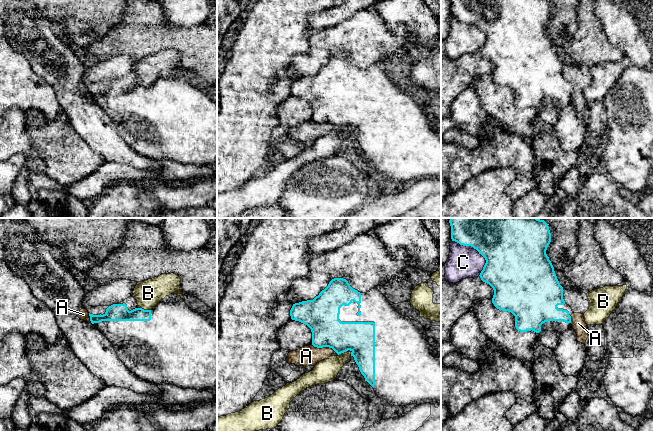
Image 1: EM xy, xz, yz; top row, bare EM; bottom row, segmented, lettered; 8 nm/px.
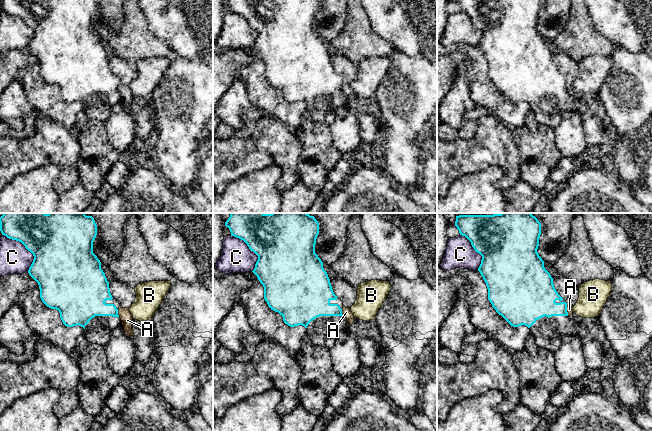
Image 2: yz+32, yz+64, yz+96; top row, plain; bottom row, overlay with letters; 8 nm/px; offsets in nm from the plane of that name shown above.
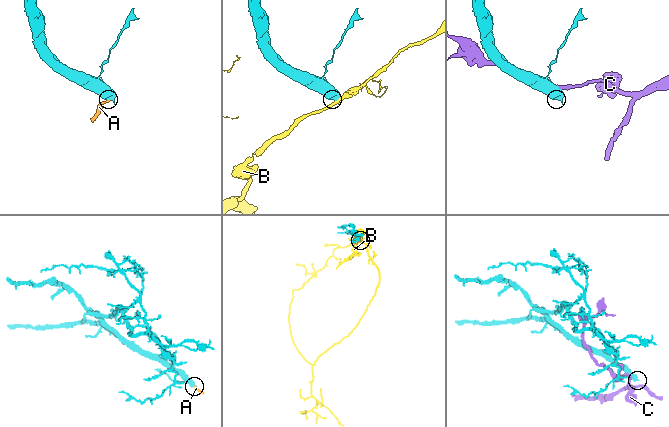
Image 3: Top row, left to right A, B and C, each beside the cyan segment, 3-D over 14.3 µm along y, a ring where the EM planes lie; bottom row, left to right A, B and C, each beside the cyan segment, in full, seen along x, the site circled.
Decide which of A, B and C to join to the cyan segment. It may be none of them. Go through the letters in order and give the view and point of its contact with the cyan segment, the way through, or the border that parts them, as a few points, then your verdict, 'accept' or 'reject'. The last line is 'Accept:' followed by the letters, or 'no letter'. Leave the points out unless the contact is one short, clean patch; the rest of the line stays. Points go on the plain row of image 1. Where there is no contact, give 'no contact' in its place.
A: meets cyan in xz at (323, 122); border along xz (311, 120), (317, 123), (331, 123), (334, 126); reject
B: meets cyan in xy at (146, 86); reject
C: meets cyan in yz at (477, 26); reject
Accept: no letter

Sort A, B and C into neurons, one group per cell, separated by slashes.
A / B / C

